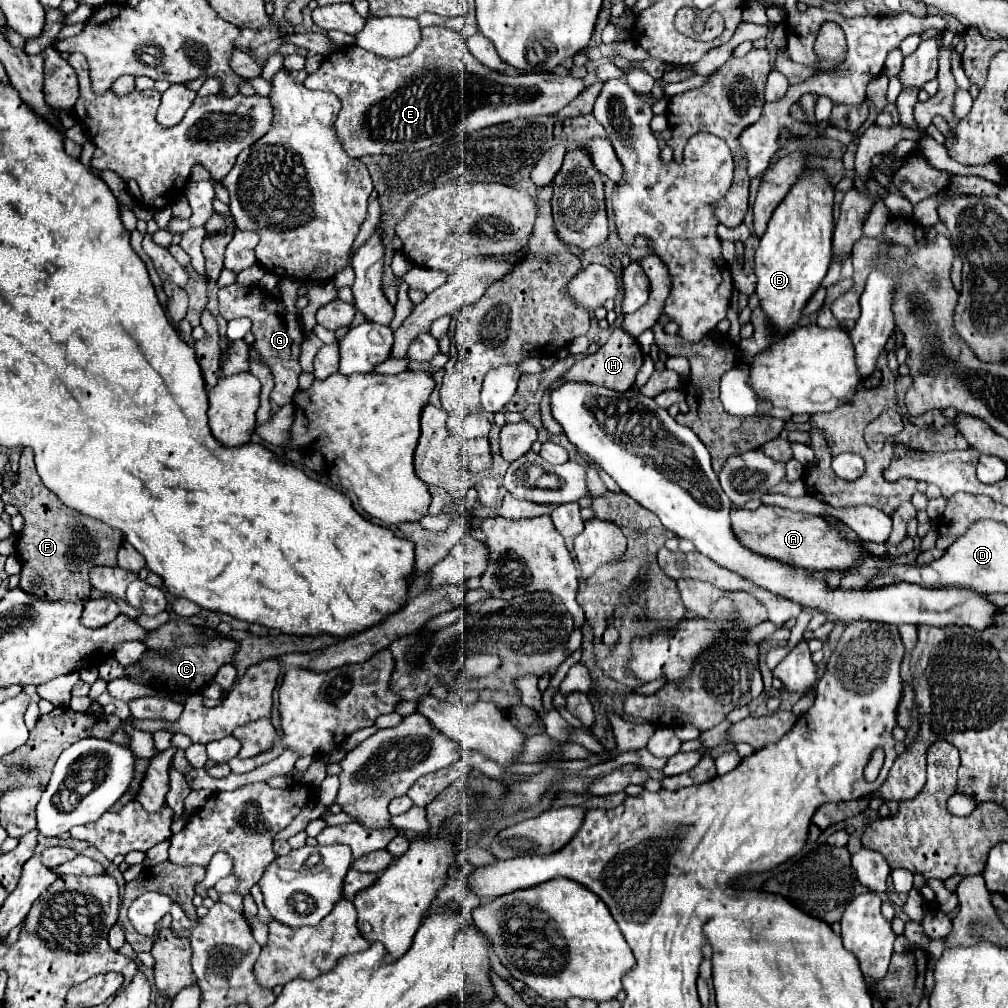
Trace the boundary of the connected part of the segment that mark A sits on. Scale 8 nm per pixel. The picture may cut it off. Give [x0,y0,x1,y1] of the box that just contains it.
[731,506,869,570]

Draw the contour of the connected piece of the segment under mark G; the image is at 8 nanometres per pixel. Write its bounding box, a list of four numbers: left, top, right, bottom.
[219,284,305,406]

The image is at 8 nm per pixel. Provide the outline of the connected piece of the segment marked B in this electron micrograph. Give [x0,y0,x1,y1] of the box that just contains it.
[757,170,833,332]

